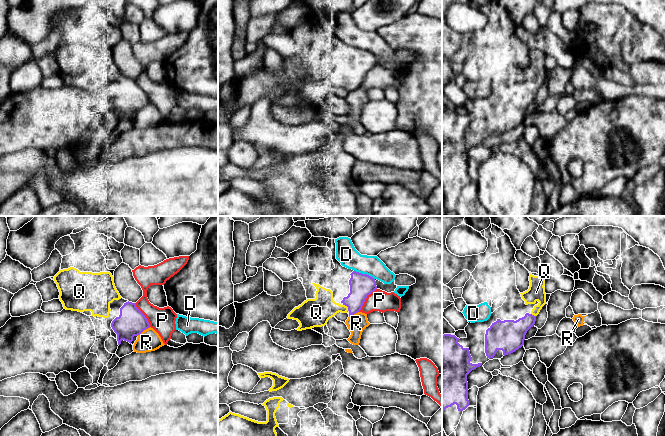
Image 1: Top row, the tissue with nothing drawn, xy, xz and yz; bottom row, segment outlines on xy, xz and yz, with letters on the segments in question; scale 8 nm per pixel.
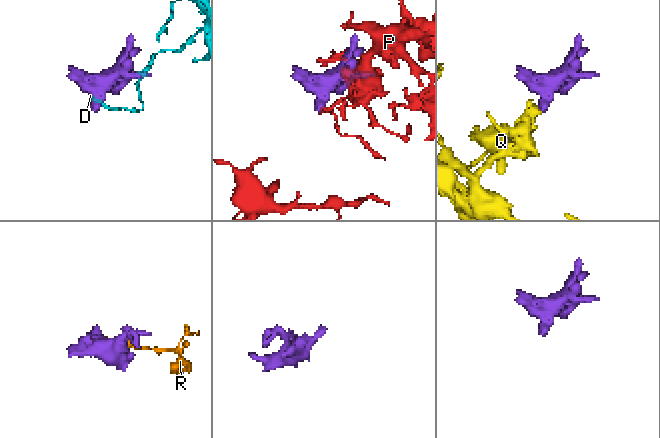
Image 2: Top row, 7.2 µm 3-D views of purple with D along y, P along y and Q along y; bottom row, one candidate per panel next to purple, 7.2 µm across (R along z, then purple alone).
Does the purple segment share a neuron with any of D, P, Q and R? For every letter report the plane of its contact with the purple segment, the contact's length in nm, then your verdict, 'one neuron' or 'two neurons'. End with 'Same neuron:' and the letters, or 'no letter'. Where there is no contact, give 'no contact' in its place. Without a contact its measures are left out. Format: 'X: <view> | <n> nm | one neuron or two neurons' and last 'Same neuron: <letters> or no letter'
D: xz | 180 nm | two neurons
P: xz | 240 nm | two neurons
Q: xz | 70 nm | one neuron
R: xy | 130 nm | two neurons
Same neuron: Q

